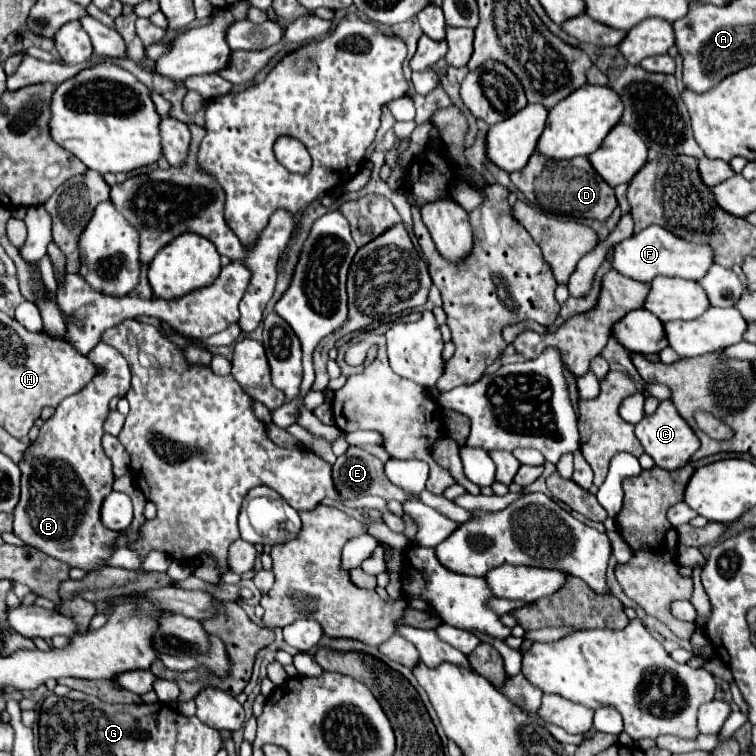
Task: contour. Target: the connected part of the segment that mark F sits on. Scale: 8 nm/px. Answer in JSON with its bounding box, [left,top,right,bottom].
[610,225,712,281]

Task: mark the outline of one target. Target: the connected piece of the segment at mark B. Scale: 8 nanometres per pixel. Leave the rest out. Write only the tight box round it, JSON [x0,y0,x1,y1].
[14,343,130,571]

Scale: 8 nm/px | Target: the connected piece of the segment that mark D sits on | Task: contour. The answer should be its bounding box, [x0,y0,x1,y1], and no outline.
[510,153,618,221]

